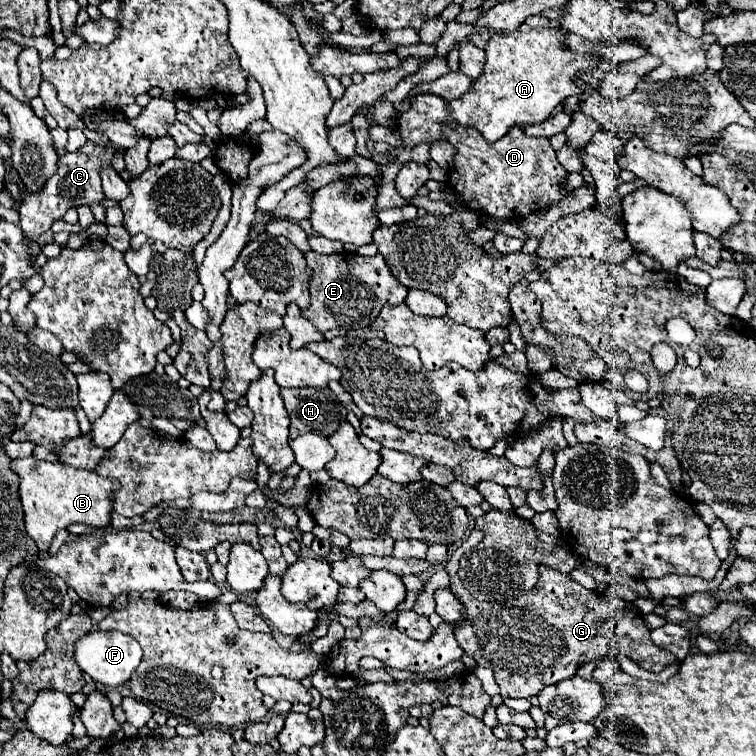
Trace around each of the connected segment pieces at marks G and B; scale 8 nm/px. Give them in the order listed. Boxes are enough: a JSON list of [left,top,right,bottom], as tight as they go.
[[446,529,676,698],[12,456,120,550]]

